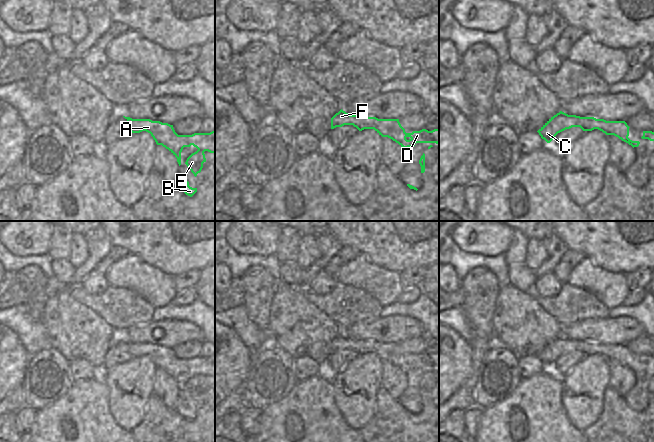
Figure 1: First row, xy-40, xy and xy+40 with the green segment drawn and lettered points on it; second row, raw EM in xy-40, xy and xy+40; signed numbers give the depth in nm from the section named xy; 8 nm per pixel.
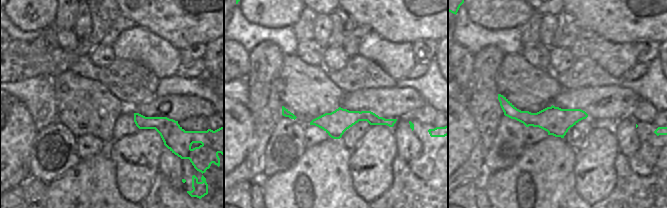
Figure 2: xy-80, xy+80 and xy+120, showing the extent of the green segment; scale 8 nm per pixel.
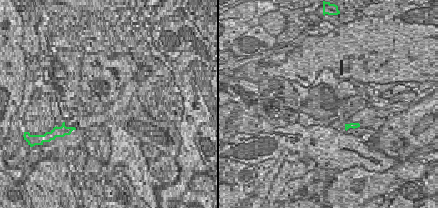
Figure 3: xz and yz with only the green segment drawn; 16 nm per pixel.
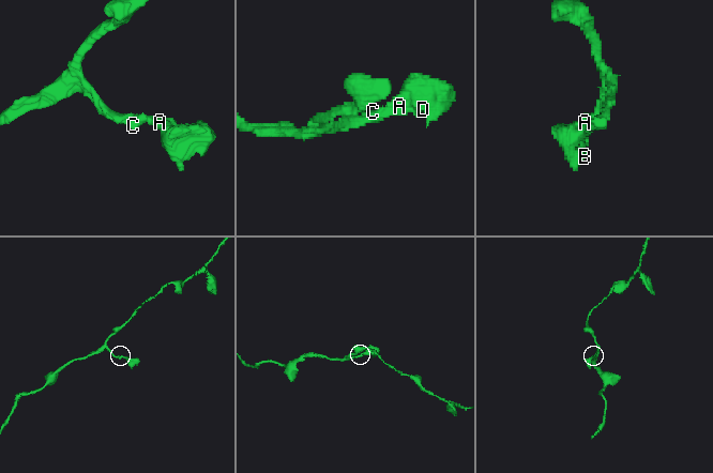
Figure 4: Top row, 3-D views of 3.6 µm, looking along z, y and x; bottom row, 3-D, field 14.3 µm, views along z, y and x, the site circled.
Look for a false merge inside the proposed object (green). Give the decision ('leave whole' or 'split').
leave whole

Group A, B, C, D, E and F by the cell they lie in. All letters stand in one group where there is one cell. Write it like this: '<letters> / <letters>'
A B C D E F

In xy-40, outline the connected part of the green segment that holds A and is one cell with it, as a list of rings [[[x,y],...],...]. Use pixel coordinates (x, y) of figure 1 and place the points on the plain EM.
[[[125,341],[131,357],[146,355],[151,358],[157,369],[162,369],[168,373],[181,389],[181,376],[184,371],[193,369],[198,374],[192,377],[185,388],[196,401],[206,386],[205,375],[215,378],[215,354],[210,357],[194,357],[192,359],[178,359],[173,349],[152,345],[150,343],[132,343]]]

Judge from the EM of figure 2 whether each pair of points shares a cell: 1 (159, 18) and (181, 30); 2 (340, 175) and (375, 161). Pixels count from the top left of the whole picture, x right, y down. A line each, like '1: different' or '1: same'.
1: same
2: different

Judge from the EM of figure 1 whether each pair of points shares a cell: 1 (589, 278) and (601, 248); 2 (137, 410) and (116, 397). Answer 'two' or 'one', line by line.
1: two
2: one

